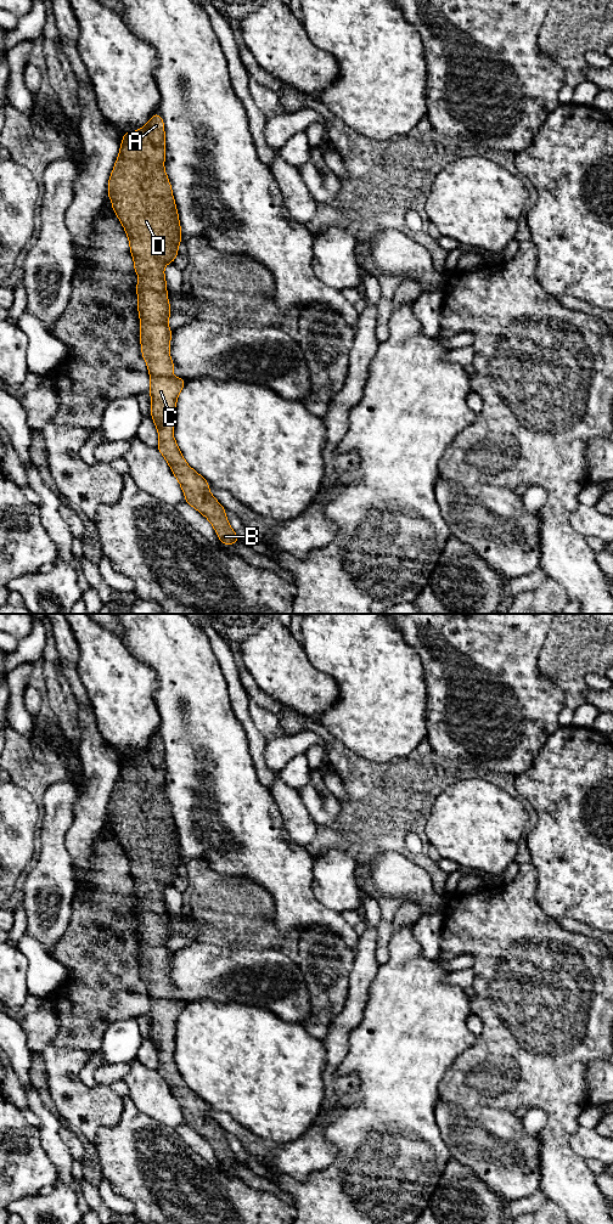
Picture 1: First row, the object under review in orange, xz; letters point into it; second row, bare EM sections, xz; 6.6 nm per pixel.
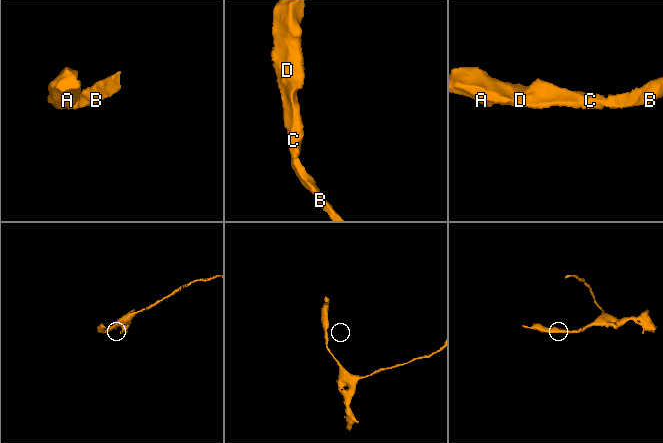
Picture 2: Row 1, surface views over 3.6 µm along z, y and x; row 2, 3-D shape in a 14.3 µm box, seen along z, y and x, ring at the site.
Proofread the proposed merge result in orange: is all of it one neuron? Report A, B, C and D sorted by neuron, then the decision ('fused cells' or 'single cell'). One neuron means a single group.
A B C D | single cell

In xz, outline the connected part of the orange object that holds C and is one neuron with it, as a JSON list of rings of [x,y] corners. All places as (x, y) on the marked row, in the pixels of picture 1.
[[[154,113],[151,120],[141,129],[122,134],[123,141],[108,180],[107,193],[112,201],[114,214],[124,226],[129,238],[134,270],[139,276],[136,293],[140,316],[140,343],[142,359],[146,361],[147,371],[151,376],[151,417],[159,435],[157,449],[178,479],[186,503],[196,508],[209,520],[224,545],[231,546],[240,542],[240,540],[229,524],[225,515],[226,509],[209,492],[209,483],[186,463],[171,434],[176,422],[176,399],[186,380],[171,376],[175,365],[169,352],[173,331],[168,327],[171,310],[168,300],[164,266],[174,263],[178,256],[178,247],[181,243],[181,226],[171,185],[164,170],[164,123],[161,114]]]

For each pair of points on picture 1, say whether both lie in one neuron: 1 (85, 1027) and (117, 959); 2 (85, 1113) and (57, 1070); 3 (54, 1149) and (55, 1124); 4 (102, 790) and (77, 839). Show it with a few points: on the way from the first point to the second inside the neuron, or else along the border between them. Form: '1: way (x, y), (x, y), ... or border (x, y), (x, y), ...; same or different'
1: way (85, 1010), (85, 1005), (105, 985), (105, 976); same
2: way (77, 1103), (66, 1089), (63, 1081); same
3: way (54, 1143), (54, 1131); same
4: way (91, 802), (86, 827); same

